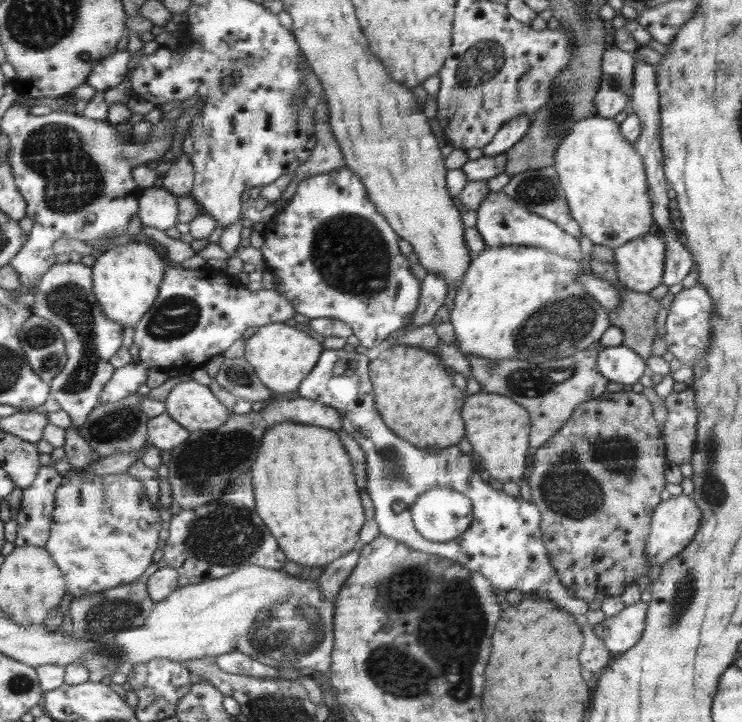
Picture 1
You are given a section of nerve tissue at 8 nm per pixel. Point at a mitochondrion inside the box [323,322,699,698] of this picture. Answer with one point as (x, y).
(570, 485)

